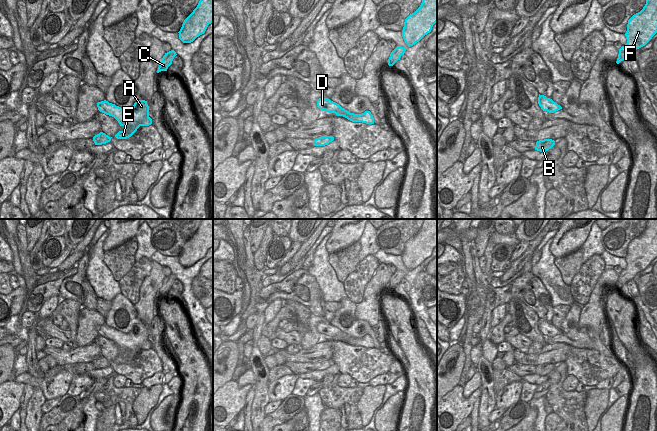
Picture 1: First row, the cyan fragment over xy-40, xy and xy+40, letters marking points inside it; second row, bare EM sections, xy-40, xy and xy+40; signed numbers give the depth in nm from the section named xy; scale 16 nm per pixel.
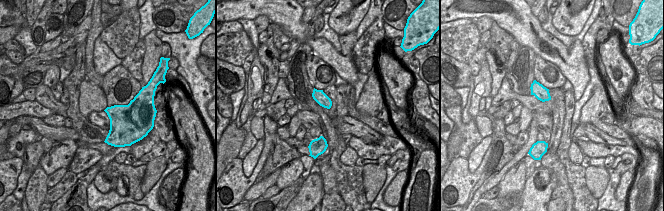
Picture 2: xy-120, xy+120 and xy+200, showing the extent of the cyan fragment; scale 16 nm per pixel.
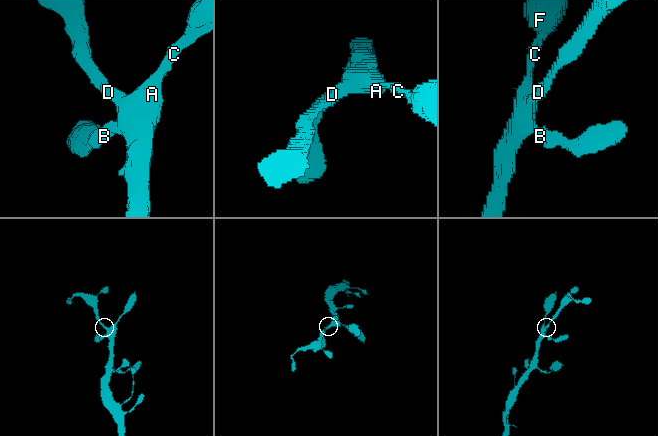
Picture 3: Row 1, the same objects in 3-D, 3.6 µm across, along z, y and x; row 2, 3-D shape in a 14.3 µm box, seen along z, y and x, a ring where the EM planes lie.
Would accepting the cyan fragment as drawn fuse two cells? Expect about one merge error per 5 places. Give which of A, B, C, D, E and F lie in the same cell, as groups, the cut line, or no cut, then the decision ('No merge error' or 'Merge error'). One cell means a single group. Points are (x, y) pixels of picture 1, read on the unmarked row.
Groups: A B C D E F. No split. No merge error

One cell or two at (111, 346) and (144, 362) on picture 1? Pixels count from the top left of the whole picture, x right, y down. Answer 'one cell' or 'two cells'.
one cell

